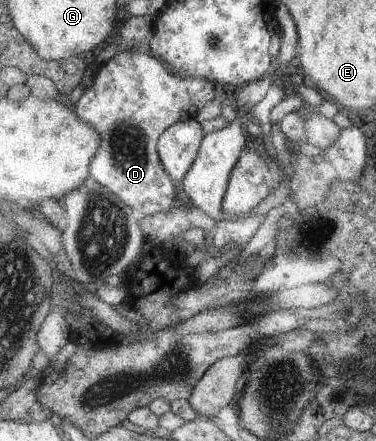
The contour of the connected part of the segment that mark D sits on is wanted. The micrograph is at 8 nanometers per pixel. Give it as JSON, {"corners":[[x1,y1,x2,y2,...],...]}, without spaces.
{"corners":[[149,50,144,53,124,51,114,55,100,65,93,80,93,85,85,89,75,104,77,114,90,124,96,126,102,142,94,157,90,170,92,178,105,186,112,194,123,200,139,216,155,215,169,211,175,202,175,184,160,160,158,143,170,127,176,123,195,119,199,110,211,100,218,99,215,83,200,77,181,77,167,70,163,62,153,58]]}

